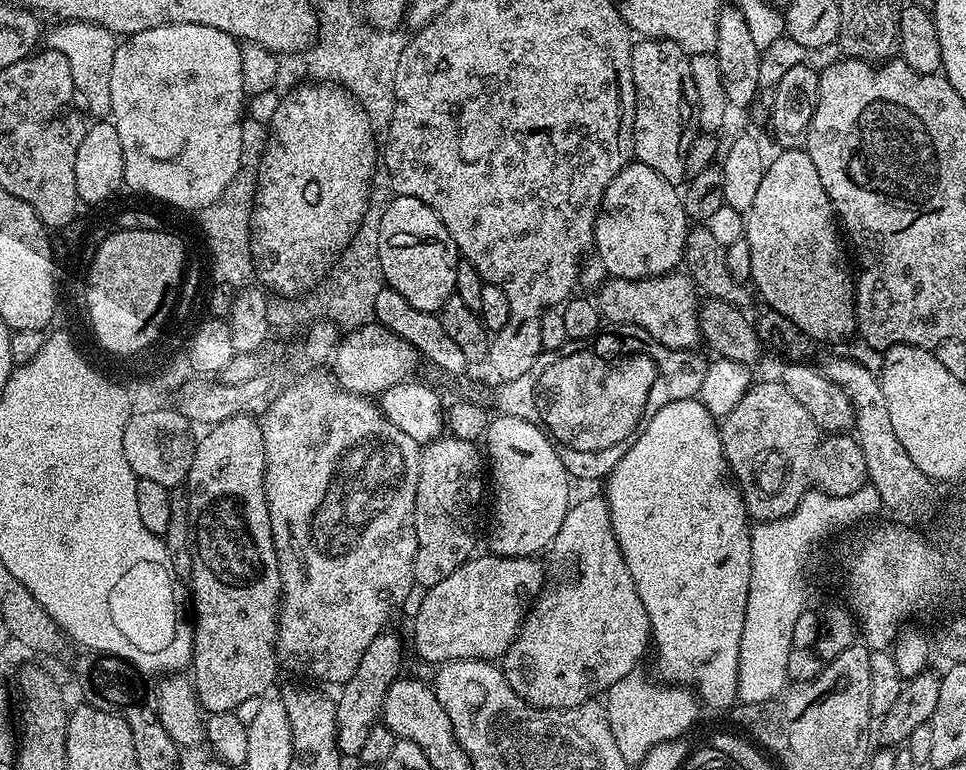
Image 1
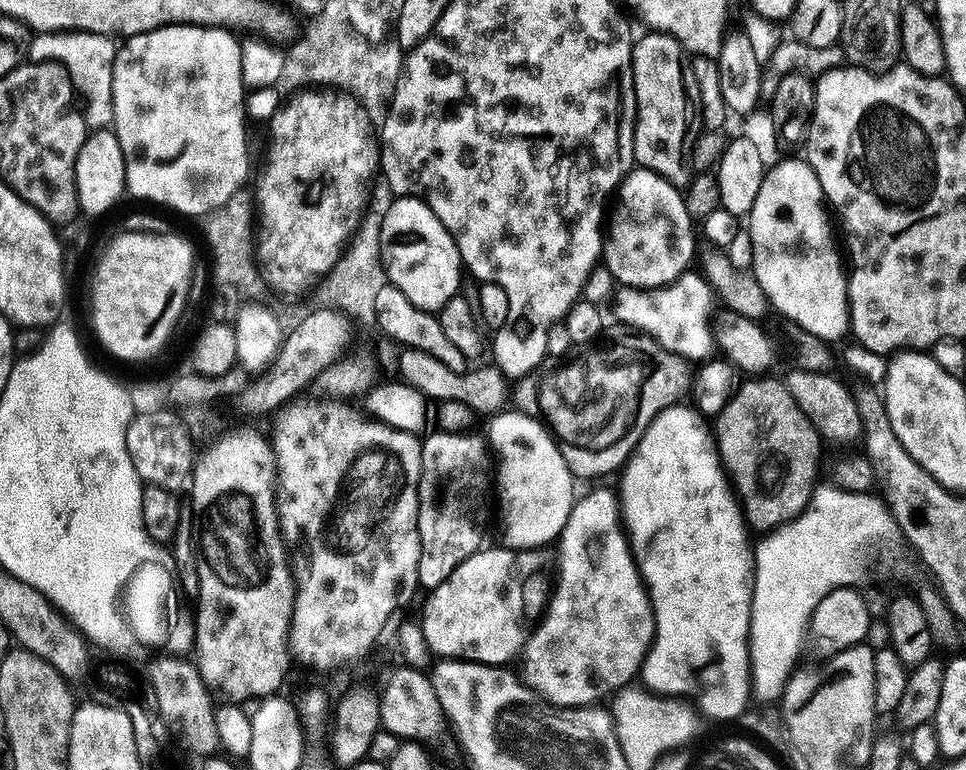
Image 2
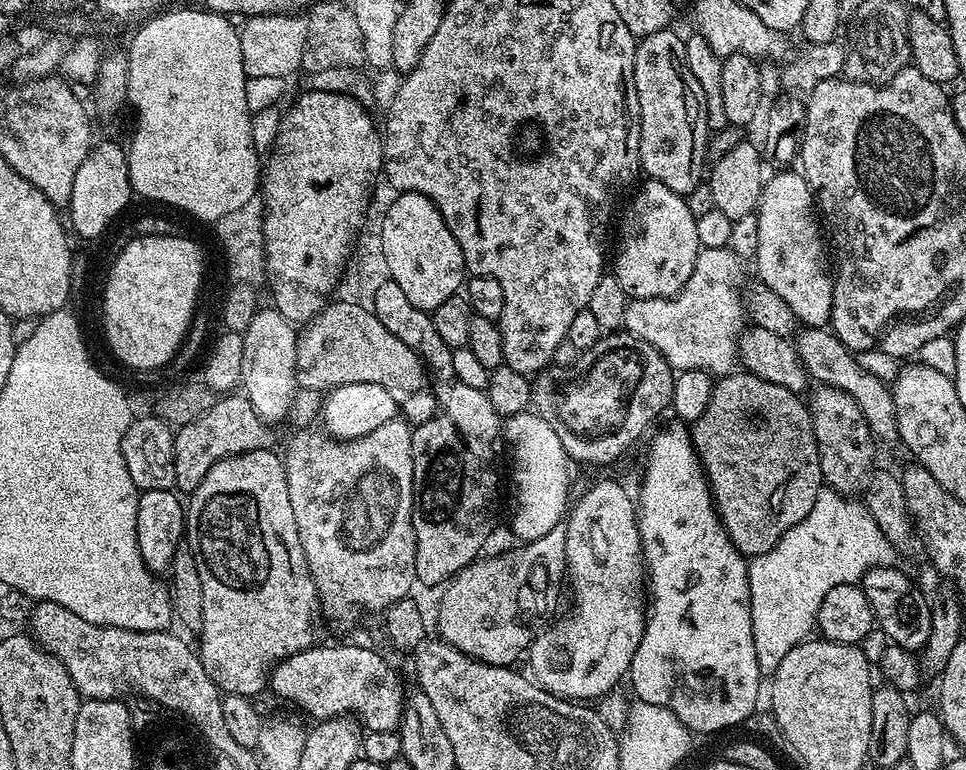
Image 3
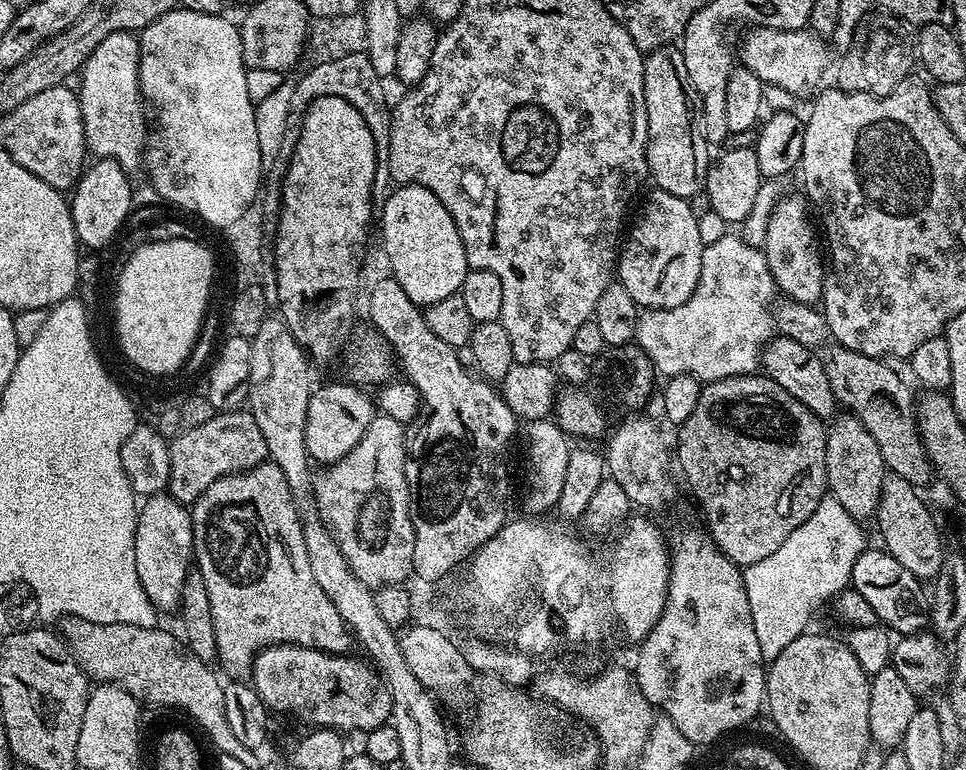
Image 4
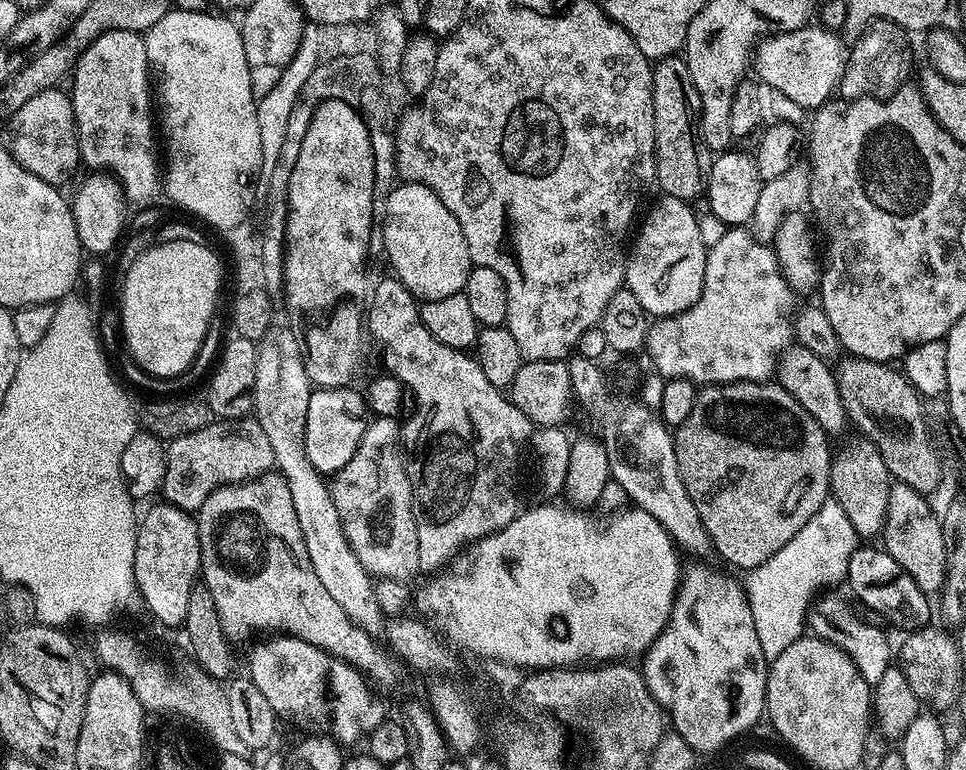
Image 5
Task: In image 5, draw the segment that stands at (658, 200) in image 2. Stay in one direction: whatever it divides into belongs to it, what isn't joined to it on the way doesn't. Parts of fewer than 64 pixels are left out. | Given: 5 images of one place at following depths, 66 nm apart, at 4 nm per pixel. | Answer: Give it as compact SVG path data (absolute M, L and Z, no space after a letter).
M666 195L659 199L649 210L640 233L638 228L631 241L624 275L626 288L633 292L652 318L677 316L698 302L706 278L708 257L708 248L702 242L691 203Z

